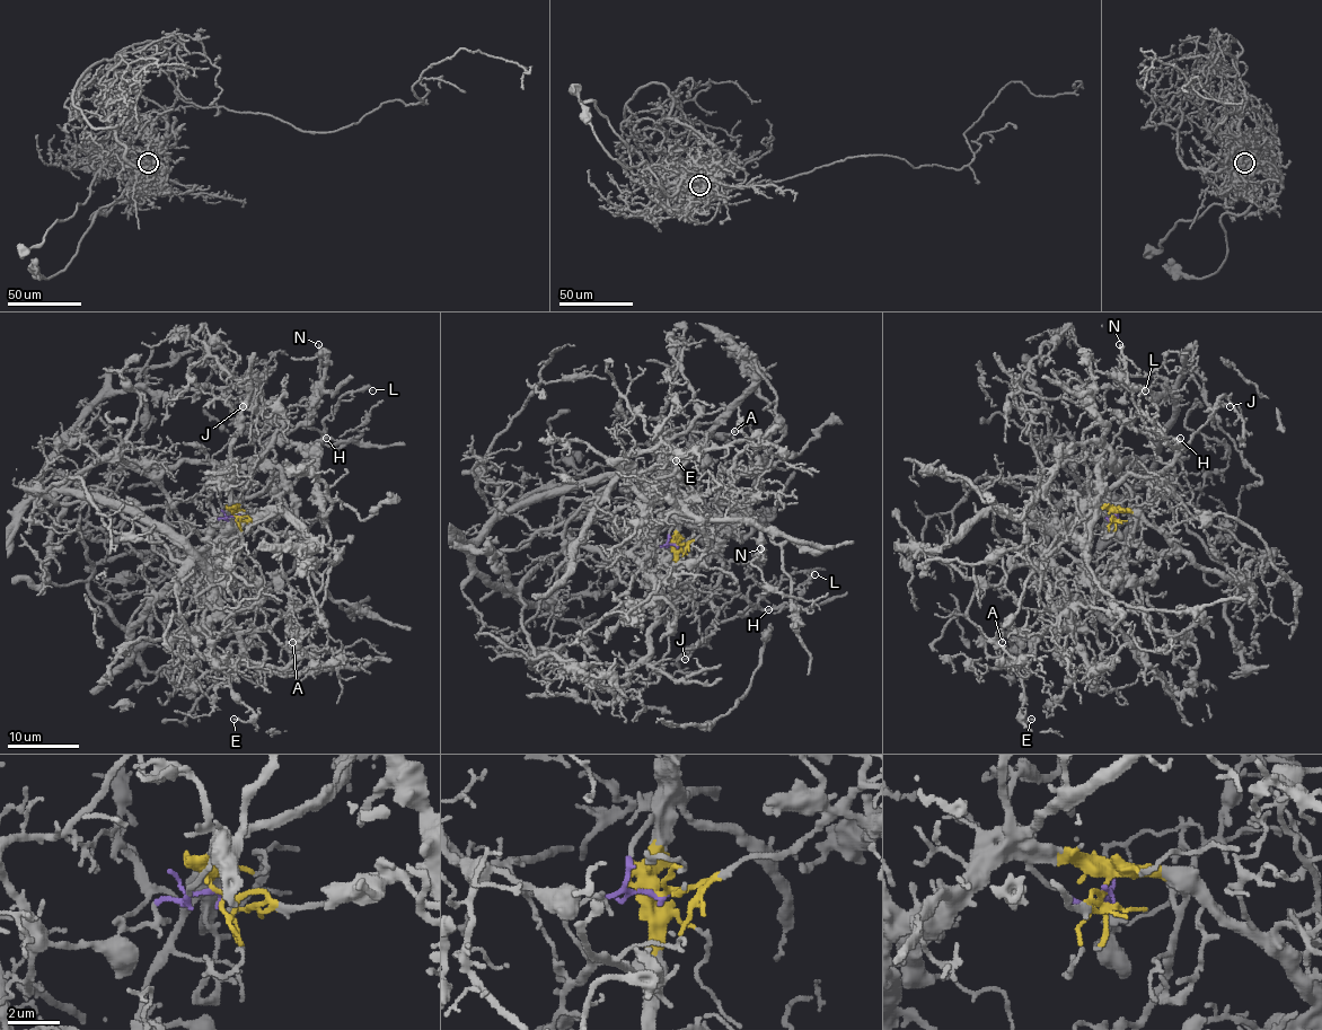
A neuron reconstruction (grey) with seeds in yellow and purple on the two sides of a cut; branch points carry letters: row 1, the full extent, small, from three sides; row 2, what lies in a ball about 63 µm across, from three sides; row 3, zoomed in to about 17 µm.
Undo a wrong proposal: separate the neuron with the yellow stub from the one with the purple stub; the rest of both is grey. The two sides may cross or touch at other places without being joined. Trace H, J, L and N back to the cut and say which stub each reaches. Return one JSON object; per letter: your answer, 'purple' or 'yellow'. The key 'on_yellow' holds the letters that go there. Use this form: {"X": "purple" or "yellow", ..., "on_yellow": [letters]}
{"H": "yellow", "J": "yellow", "L": "yellow", "N": "yellow", "on_yellow": ["H", "J", "L", "N"]}

